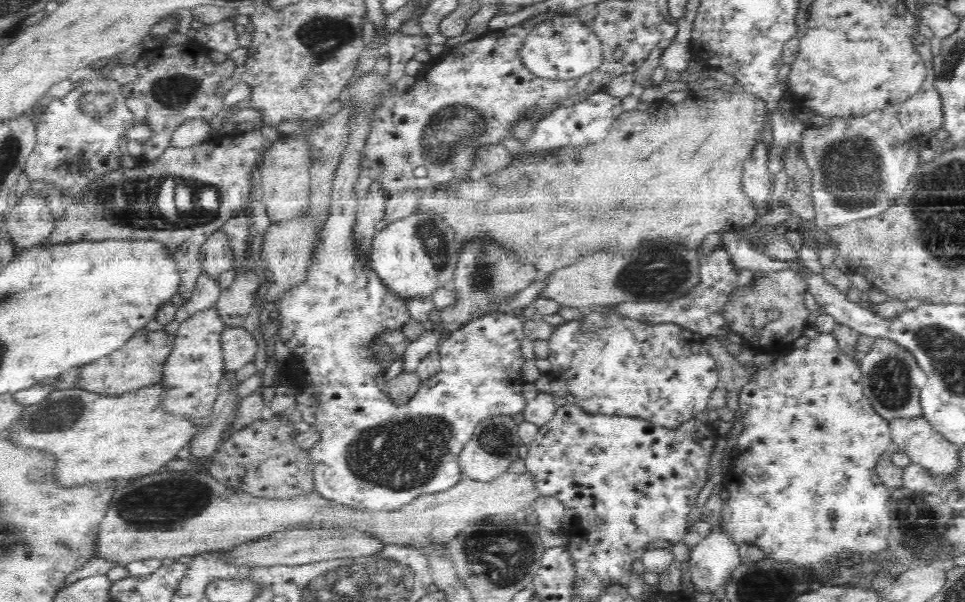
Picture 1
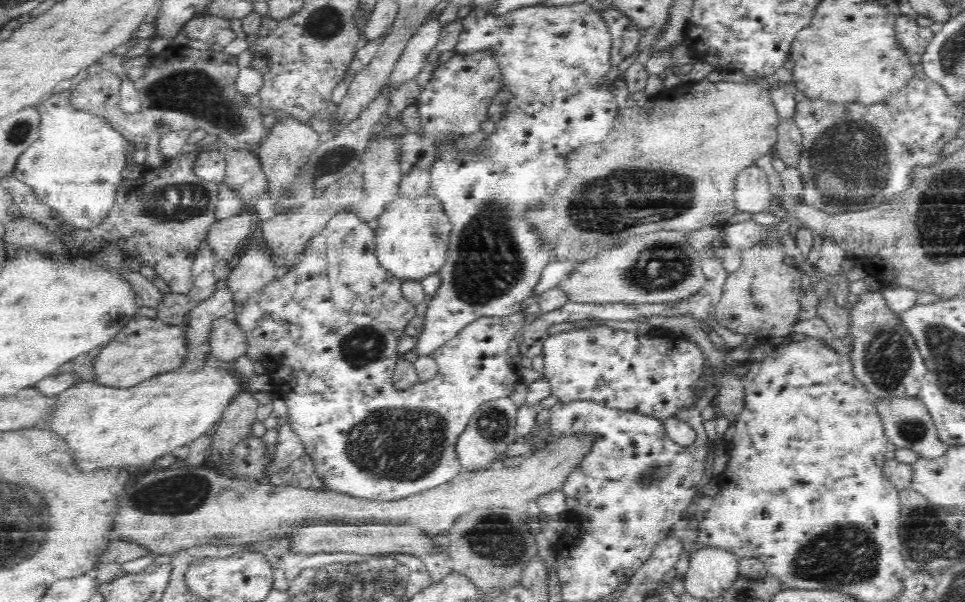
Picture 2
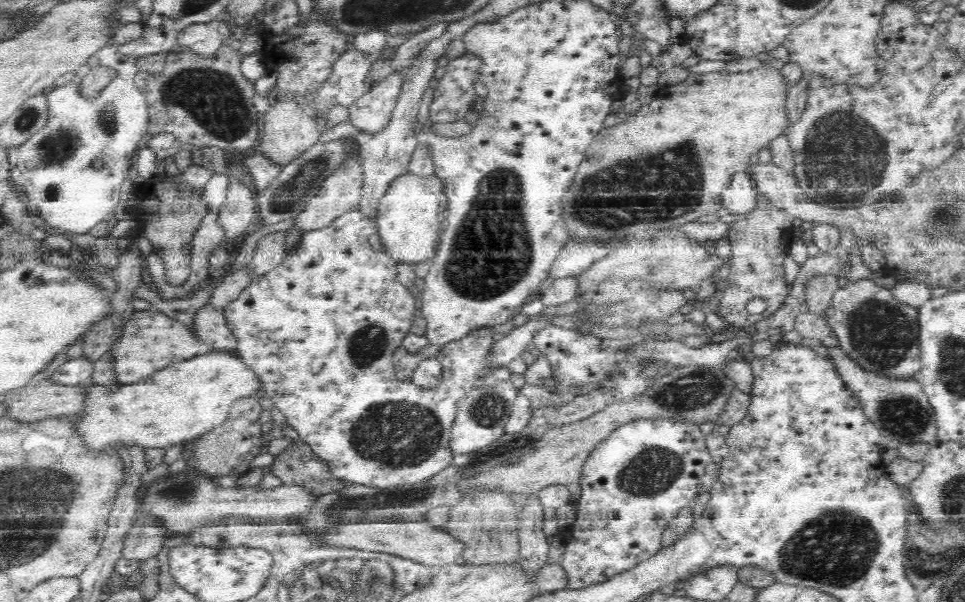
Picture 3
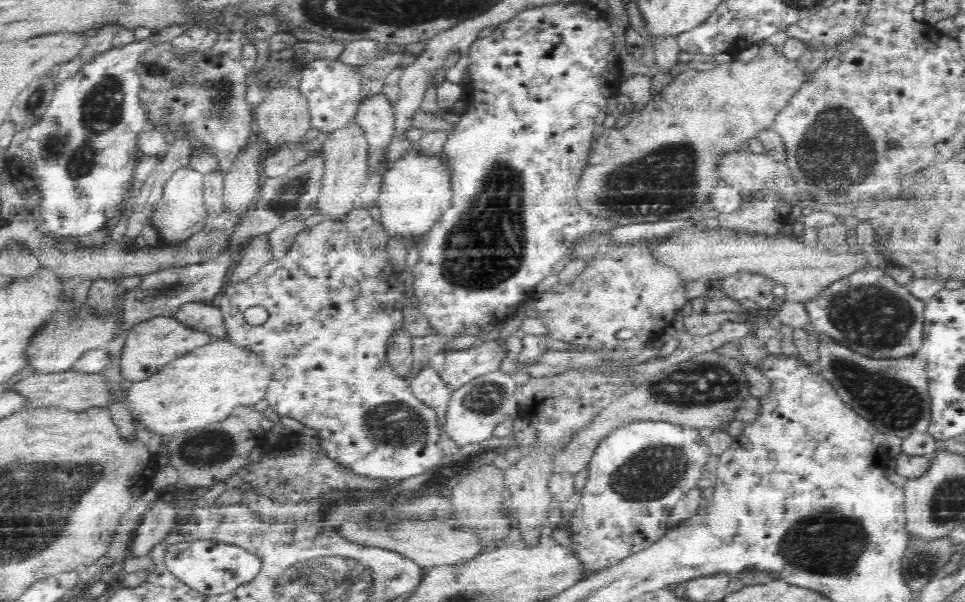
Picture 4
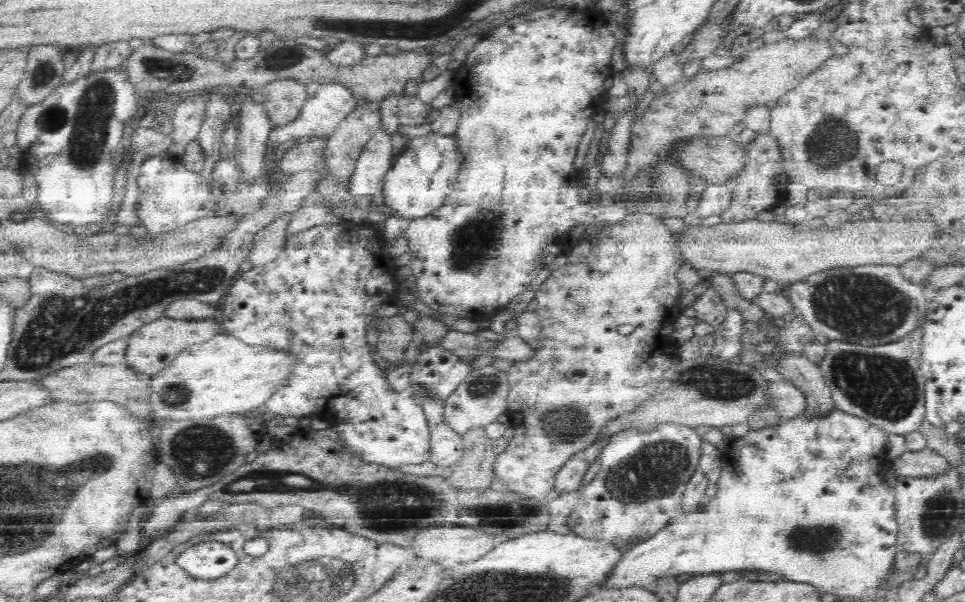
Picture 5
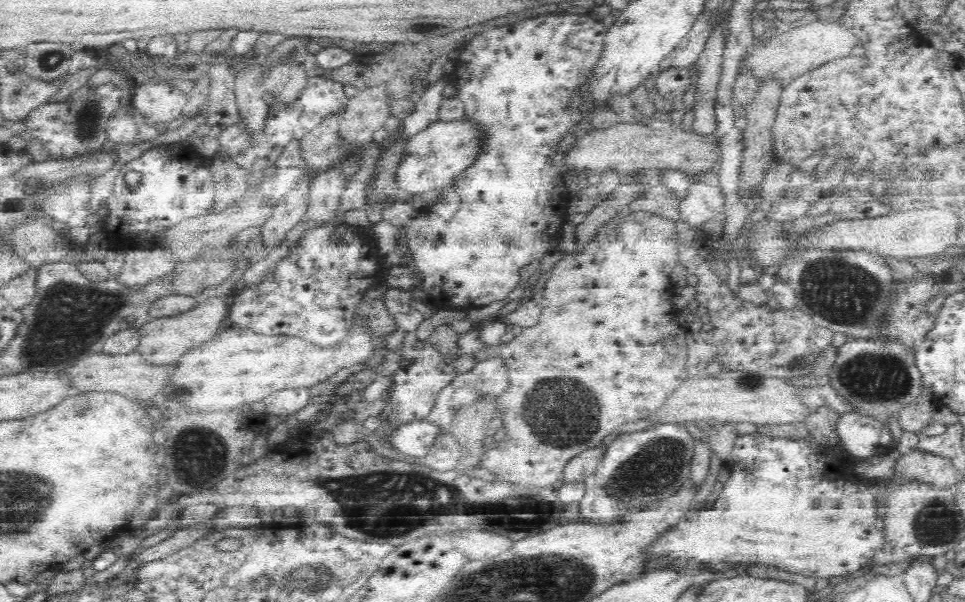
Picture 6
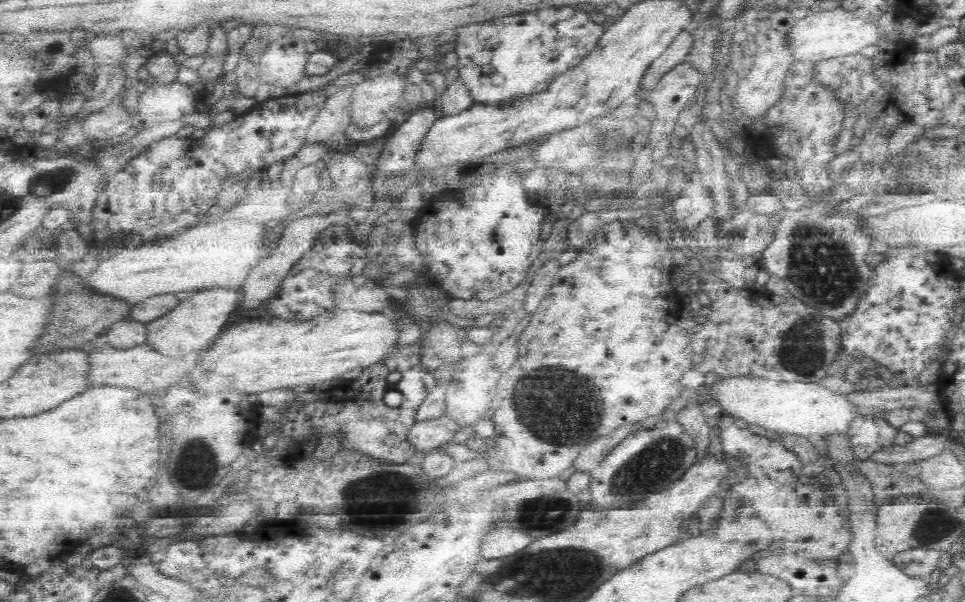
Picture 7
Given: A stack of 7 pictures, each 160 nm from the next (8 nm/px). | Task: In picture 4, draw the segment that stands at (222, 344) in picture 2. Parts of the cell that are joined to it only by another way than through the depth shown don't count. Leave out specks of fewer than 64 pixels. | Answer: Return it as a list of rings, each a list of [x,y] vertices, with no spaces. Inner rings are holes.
[[[198,301],[182,304],[173,316],[186,326],[209,332],[214,338],[227,337],[220,309],[207,302]]]

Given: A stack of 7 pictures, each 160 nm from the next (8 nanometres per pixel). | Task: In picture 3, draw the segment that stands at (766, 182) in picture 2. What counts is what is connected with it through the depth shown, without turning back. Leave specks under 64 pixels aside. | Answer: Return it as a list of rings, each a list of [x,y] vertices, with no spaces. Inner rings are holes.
[[[743,172],[732,176],[730,183],[720,194],[720,200],[722,207],[730,214],[739,215],[750,213],[755,208],[757,194],[750,178]]]

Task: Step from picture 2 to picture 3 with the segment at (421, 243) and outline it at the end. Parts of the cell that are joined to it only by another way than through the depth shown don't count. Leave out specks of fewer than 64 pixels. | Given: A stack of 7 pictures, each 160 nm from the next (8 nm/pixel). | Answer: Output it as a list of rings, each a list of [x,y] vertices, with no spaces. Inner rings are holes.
[[[410,171],[399,174],[390,182],[390,186],[377,209],[375,222],[379,235],[394,260],[414,263],[427,260],[434,252],[442,230],[444,215],[448,211],[449,200],[444,189],[444,182],[438,174],[418,174]]]

